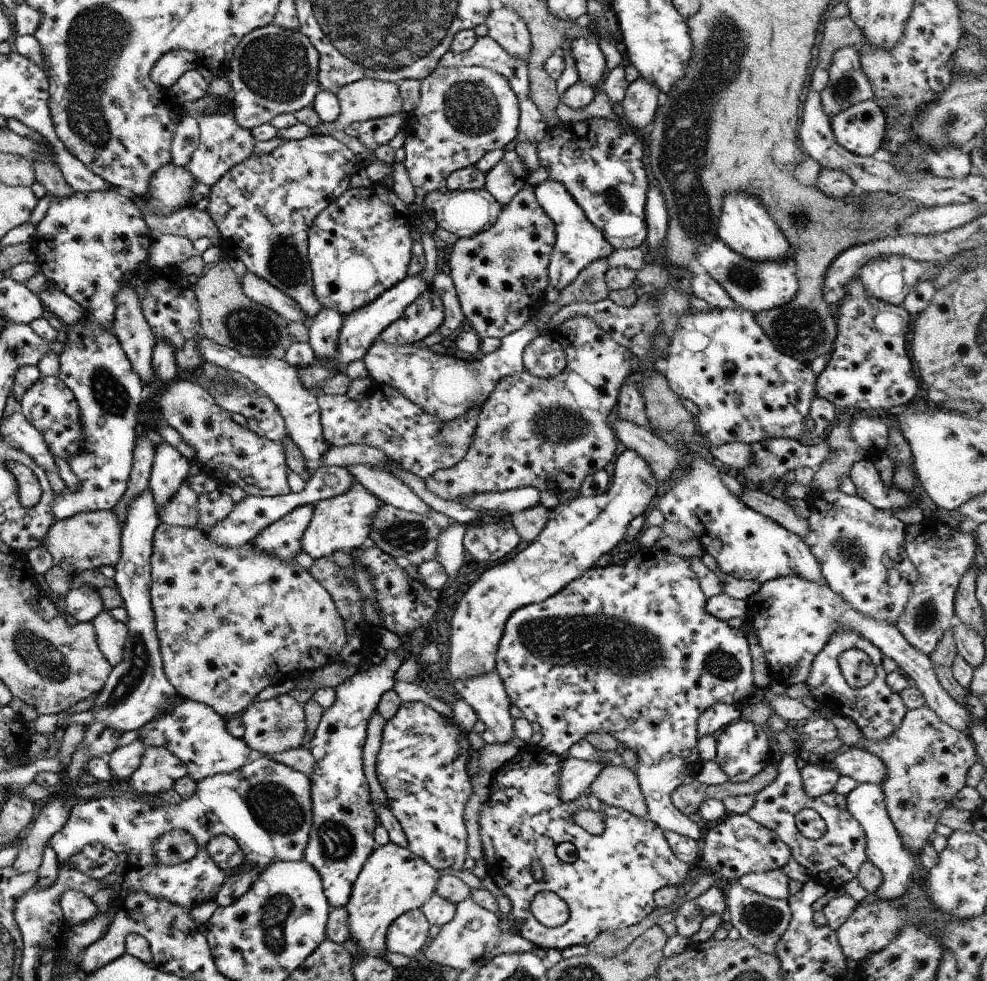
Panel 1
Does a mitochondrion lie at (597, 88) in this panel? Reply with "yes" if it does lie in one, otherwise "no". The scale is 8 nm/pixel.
no

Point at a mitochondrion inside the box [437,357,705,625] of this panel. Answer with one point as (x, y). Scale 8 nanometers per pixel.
(562, 423)

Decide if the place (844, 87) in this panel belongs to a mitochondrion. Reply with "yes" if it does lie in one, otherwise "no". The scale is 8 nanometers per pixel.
yes

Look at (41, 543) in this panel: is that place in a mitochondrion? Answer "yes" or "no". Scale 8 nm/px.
no

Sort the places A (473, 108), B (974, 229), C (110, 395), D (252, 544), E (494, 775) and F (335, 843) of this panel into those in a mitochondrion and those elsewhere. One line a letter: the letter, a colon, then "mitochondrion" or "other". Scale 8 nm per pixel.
A: mitochondrion
B: other
C: mitochondrion
D: other
E: other
F: mitochondrion

